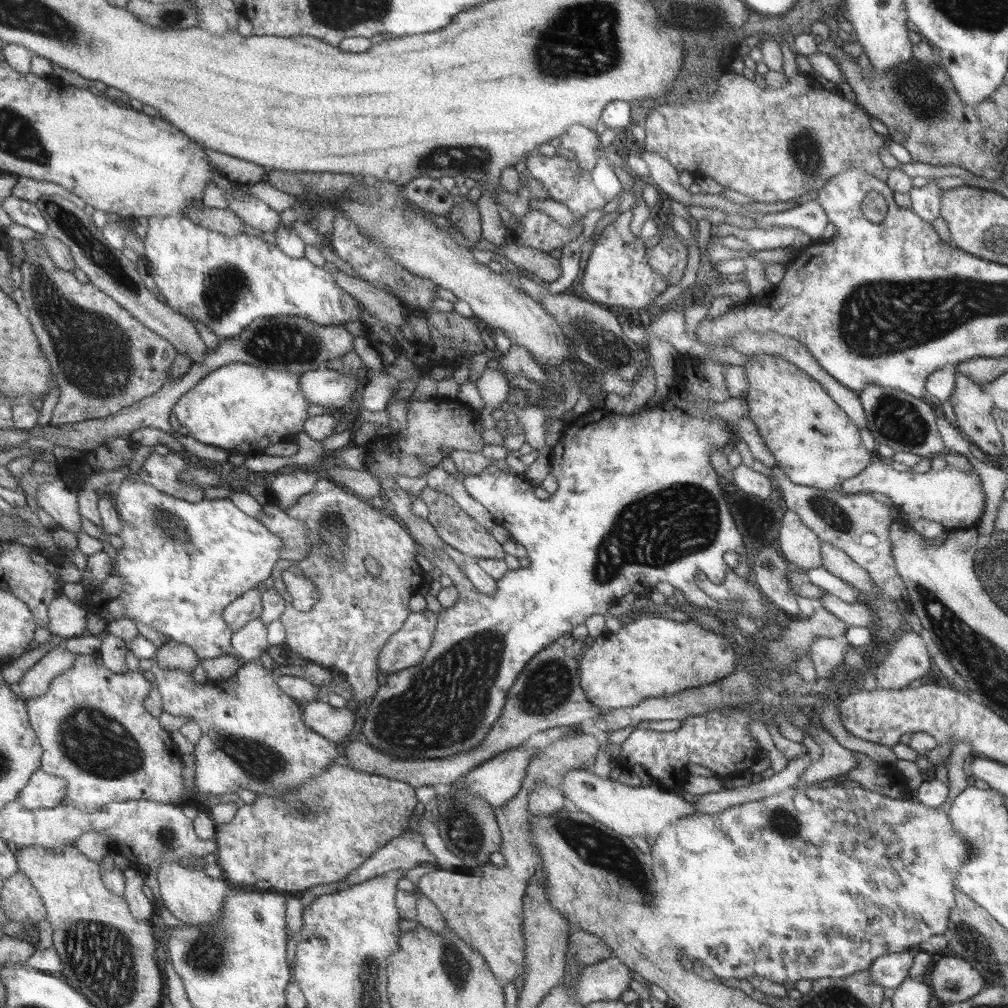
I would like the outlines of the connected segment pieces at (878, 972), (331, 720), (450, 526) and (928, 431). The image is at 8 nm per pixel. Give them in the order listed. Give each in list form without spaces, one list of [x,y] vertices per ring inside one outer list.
[[[909,950],[886,954],[885,957],[878,958],[870,966],[870,977],[884,988],[898,988],[902,982],[909,978],[912,964],[914,964],[914,957]]]
[[[324,700],[306,701],[300,703],[305,723],[325,735],[332,742],[343,744],[350,743],[350,734],[355,726],[353,709],[348,707],[335,708]]]
[[[426,485],[415,495],[415,498],[418,497],[427,504],[429,510],[427,520],[432,523],[432,526],[436,527],[436,532],[438,532],[440,538],[442,538],[446,544],[462,552],[462,554],[465,554],[468,558],[474,558],[476,560],[500,560],[506,556],[506,552],[502,549],[502,544],[498,543],[498,541],[494,539],[494,536],[488,533],[481,523],[466,514],[466,512],[454,502],[454,498],[450,498],[450,495],[434,490],[434,488],[430,488],[430,486]]]
[[[868,385],[858,392],[868,424],[877,445],[888,445],[896,452],[910,452],[922,457],[940,456],[946,452],[936,424],[935,406],[927,398],[916,398],[898,389]]]

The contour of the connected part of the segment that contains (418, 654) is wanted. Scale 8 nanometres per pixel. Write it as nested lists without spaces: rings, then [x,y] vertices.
[[[428,608],[409,614],[402,628],[381,648],[381,654],[377,658],[378,671],[388,676],[420,663],[432,647],[437,624],[437,614]]]

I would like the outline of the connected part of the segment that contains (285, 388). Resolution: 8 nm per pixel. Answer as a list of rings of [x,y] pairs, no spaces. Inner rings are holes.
[[[230,364],[220,366],[210,372],[193,390],[174,404],[173,413],[178,421],[188,428],[188,436],[205,445],[214,445],[224,449],[228,454],[260,455],[271,445],[292,441],[295,434],[305,430],[305,422],[309,420],[309,399],[301,390],[301,374],[288,370],[262,369],[250,364]]]

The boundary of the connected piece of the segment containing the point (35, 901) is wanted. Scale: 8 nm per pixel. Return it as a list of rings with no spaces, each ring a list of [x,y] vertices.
[[[22,870],[7,879],[1,904],[14,922],[38,925],[47,918],[48,911],[45,909],[44,900]]]

